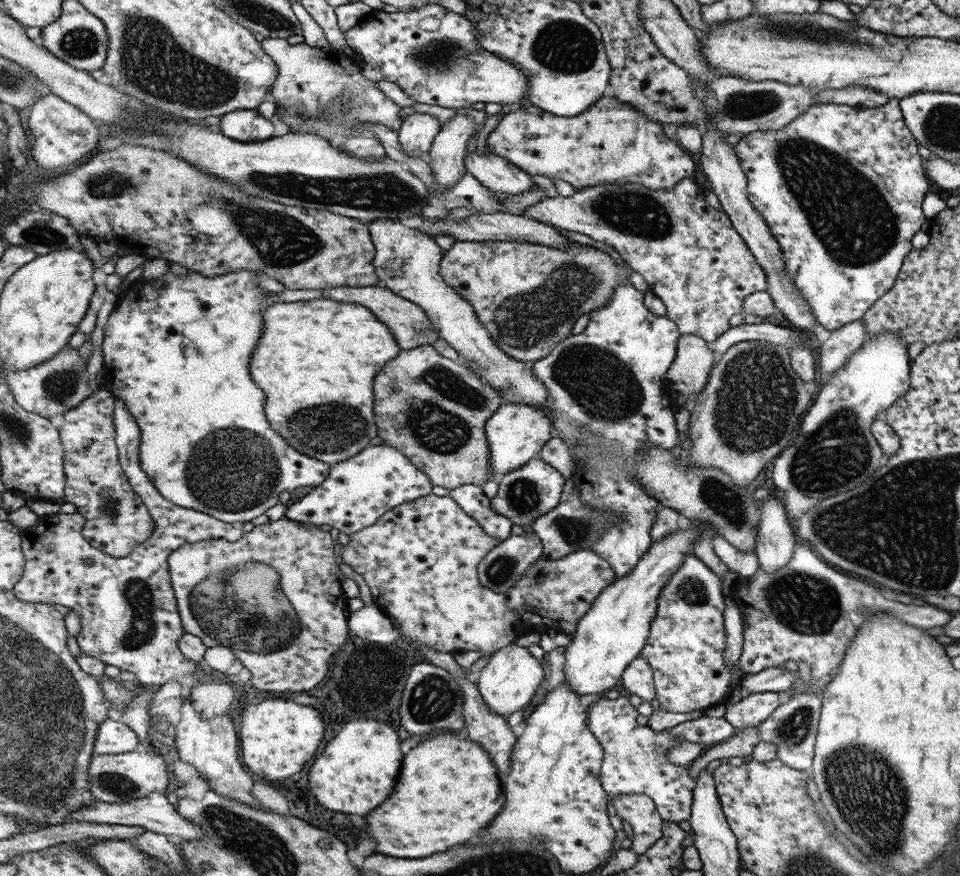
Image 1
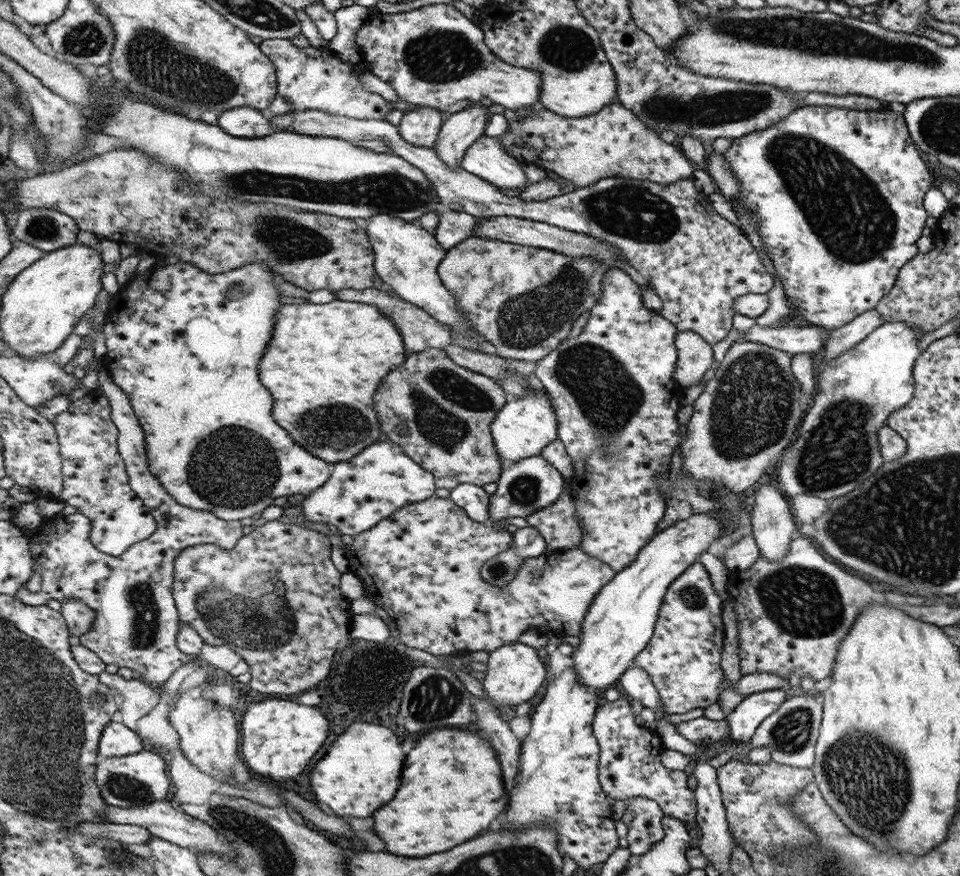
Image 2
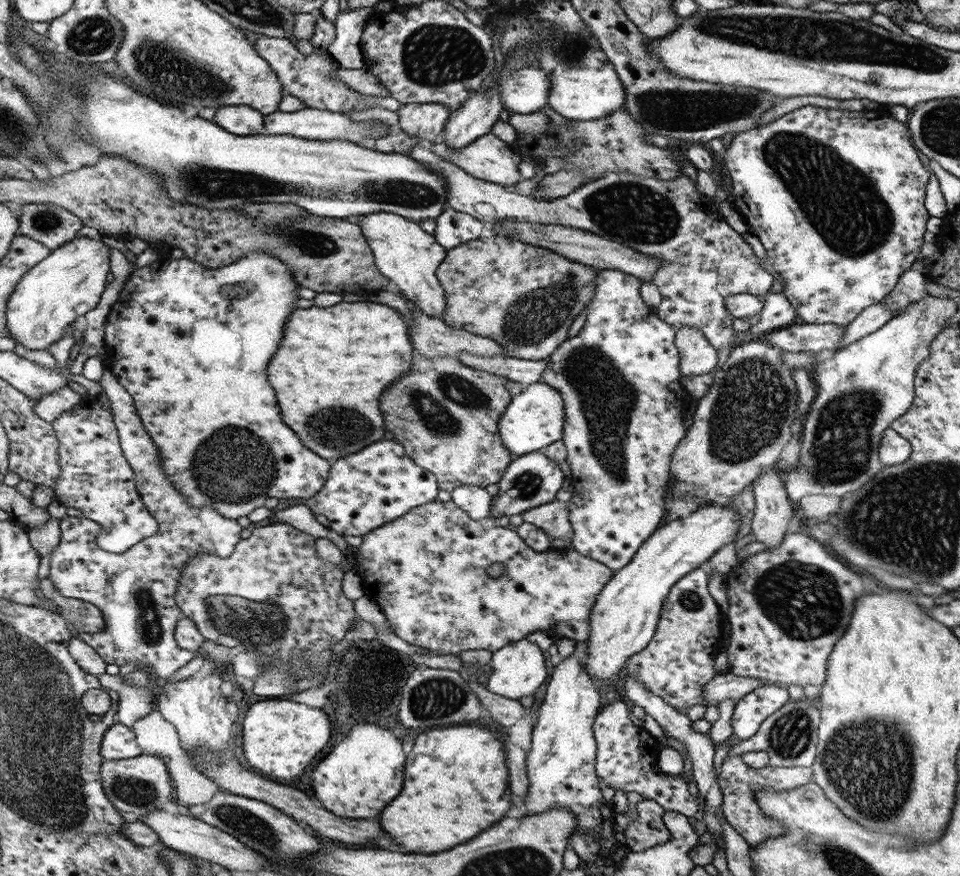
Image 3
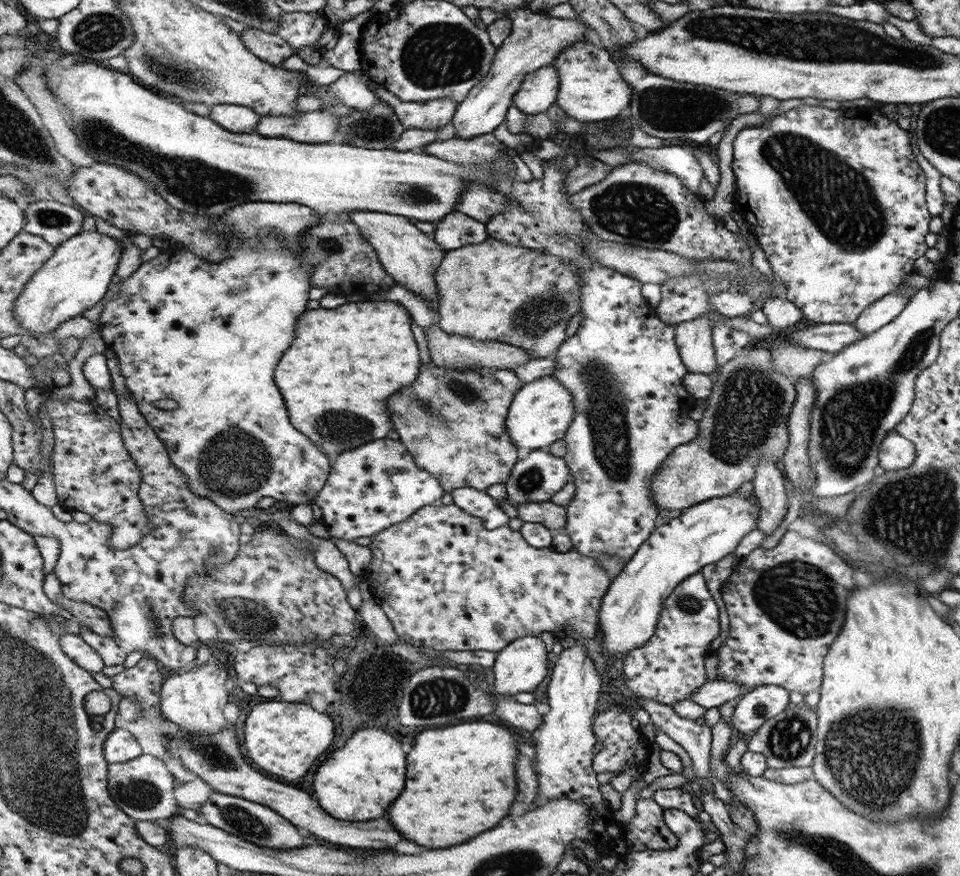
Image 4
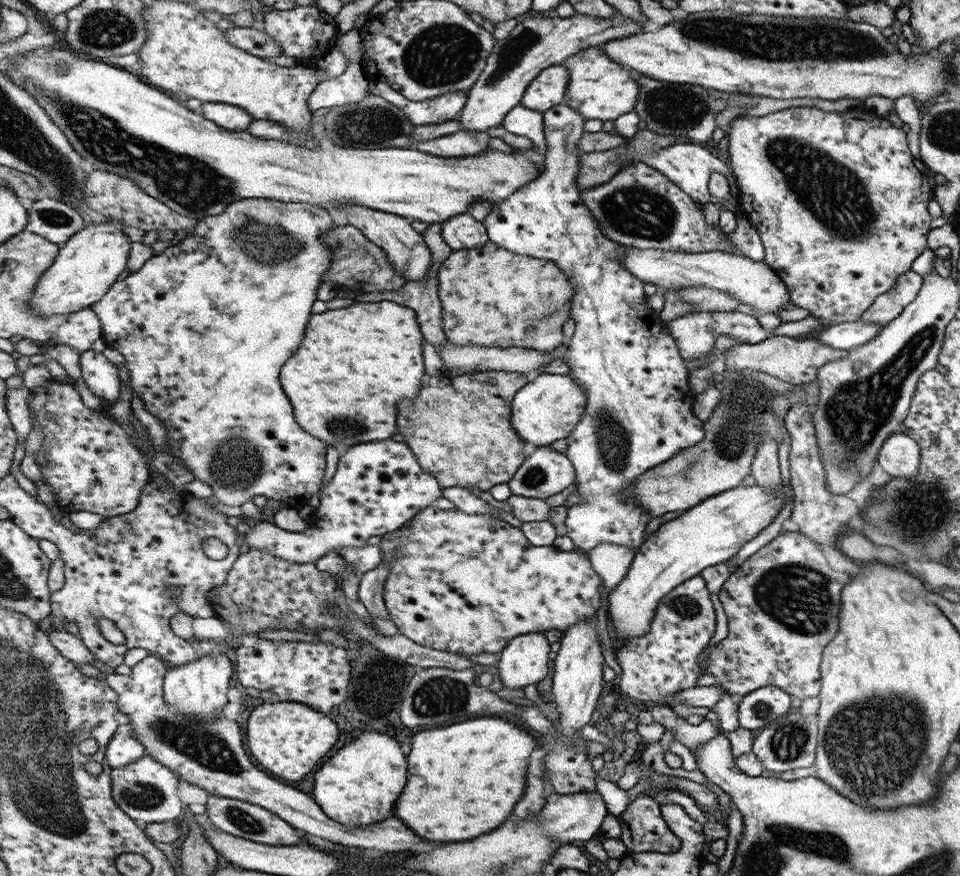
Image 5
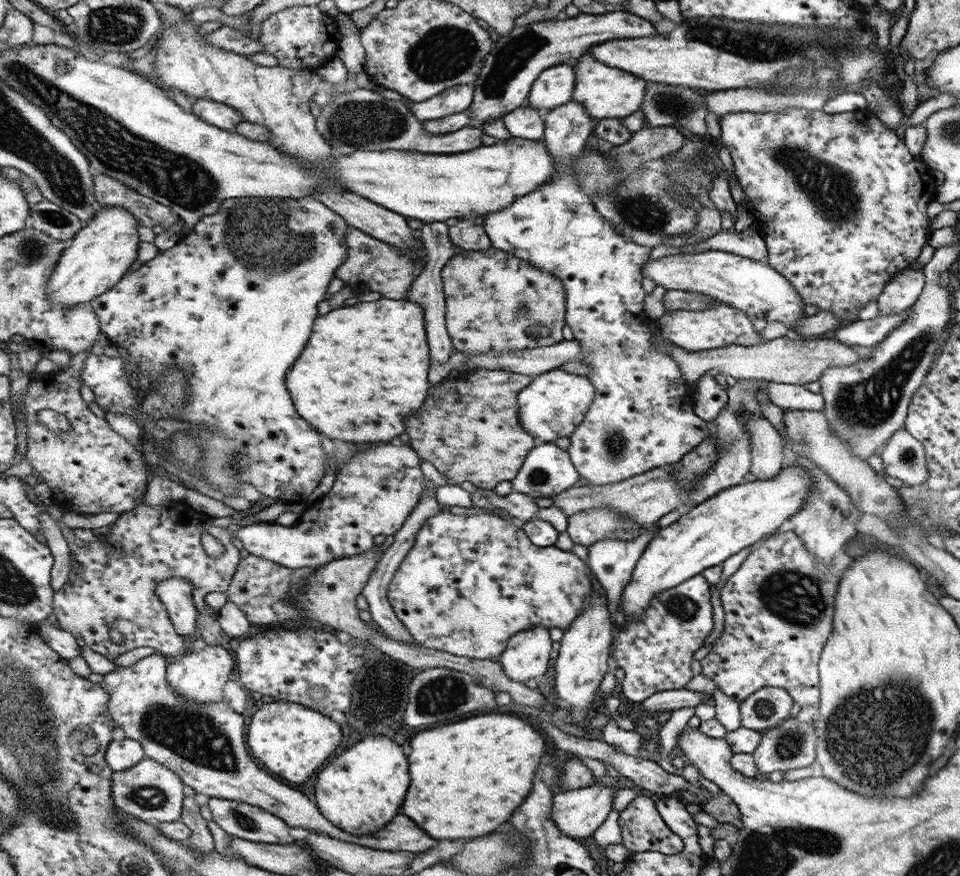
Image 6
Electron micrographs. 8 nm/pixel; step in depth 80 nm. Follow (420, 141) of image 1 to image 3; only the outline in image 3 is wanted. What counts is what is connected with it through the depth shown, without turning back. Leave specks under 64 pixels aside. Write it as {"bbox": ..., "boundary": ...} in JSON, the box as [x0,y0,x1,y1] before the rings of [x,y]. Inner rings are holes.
{"bbox":[397,103,452,145],"boundary":[[[408,103],[402,105],[397,113],[400,130],[430,145],[444,130],[452,110],[440,103]]]}

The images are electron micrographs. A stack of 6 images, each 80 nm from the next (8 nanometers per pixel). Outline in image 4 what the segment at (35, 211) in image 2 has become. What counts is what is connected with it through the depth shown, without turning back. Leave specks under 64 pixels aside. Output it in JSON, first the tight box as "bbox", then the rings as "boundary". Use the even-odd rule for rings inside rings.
{"bbox":[25,200,82,248],"boundary":[[[53,200],[29,204],[25,231],[44,238],[55,248],[82,232],[82,212]]]}

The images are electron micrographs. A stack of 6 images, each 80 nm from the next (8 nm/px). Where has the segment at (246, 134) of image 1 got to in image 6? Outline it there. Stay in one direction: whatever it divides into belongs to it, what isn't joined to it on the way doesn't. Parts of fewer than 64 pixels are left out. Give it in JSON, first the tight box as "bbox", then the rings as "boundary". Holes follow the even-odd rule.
{"bbox":[192,99,244,129],"boundary":[[[195,99],[192,104],[195,112],[202,120],[217,125],[221,129],[233,129],[244,120],[244,116],[228,104],[208,99]]]}

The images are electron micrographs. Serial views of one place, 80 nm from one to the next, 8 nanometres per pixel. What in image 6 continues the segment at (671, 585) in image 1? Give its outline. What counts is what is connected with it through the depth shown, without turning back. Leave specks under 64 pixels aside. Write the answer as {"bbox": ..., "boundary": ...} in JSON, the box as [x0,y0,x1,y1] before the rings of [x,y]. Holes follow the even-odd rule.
{"bbox":[614,574,714,702],"boundary":[[[700,574],[656,595],[639,619],[630,619],[618,632],[614,646],[616,665],[626,673],[622,694],[632,702],[666,690],[684,689],[692,680],[692,656],[714,628],[710,583]]]}

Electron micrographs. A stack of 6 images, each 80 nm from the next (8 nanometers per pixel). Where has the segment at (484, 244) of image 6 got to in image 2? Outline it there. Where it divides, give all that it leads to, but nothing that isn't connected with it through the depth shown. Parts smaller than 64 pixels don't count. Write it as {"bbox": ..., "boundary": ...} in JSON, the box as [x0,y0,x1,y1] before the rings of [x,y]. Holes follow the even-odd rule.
{"bbox":[434,208,479,250],"boundary":[[[442,208],[439,212],[439,223],[437,229],[434,230],[434,236],[448,250],[471,238],[476,224],[479,224],[479,218],[471,214]]]}

